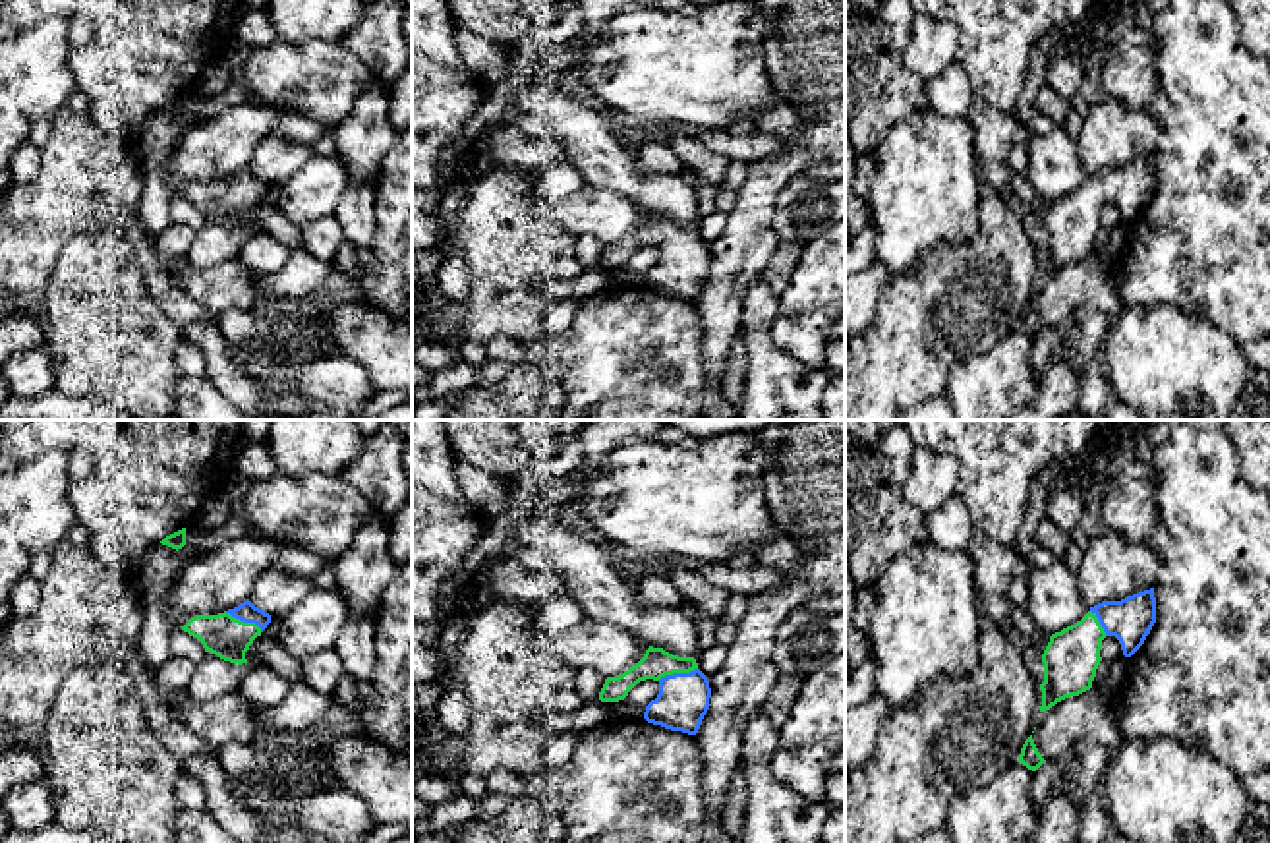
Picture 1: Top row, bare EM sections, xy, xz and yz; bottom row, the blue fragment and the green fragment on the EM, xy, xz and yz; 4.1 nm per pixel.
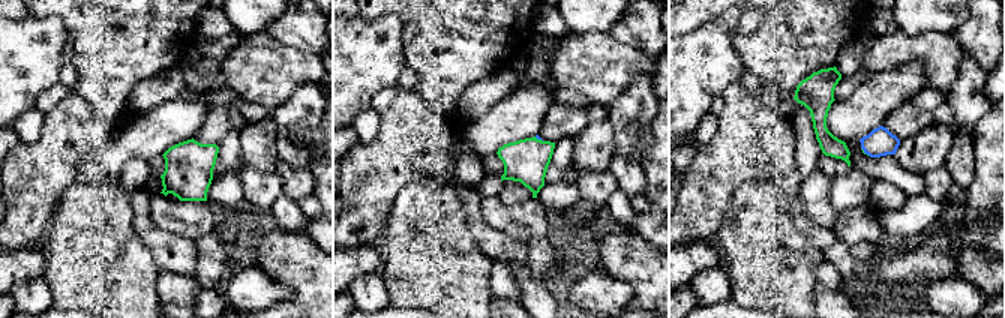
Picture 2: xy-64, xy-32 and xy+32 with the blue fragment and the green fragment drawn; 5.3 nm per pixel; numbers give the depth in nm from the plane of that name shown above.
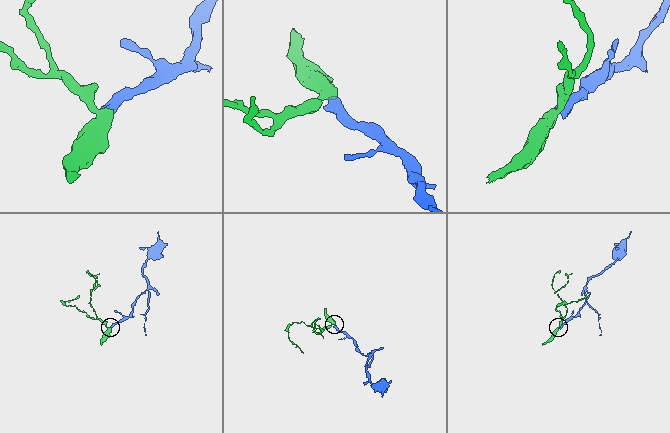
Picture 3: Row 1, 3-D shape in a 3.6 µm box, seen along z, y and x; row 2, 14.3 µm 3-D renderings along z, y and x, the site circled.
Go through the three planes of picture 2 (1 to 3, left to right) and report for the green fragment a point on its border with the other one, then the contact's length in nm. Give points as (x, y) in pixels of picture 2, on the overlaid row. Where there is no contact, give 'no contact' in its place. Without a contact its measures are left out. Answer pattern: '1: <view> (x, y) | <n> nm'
1: no contact
2: xy-32 (539, 138) | 50 nm
3: xy+32 (864, 152) | 60 nm

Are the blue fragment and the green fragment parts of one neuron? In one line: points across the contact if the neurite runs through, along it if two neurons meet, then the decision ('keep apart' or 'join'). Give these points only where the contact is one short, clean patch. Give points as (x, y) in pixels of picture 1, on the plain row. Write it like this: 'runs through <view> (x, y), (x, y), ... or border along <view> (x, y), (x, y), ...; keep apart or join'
runs through xz (683, 267), (683, 252), (677, 240), (656, 229); join

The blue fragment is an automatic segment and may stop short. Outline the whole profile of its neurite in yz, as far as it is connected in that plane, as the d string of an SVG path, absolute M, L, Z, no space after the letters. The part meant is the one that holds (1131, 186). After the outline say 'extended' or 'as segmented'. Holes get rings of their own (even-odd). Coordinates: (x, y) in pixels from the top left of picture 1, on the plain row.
M1150 155L1121 168L1102 168L1075 191L1052 201L1042 220L1040 278L1092 255L1106 203L1115 203L1123 222L1131 224L1144 211L1154 189L1156 164Z; extended

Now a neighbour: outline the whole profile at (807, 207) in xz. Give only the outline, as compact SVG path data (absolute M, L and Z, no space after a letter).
M796 176L777 195L773 232L779 240L808 244L835 222L845 220L845 178Z

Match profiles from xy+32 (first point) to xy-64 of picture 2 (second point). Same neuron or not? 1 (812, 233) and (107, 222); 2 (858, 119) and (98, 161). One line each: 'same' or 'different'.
1: different
2: same

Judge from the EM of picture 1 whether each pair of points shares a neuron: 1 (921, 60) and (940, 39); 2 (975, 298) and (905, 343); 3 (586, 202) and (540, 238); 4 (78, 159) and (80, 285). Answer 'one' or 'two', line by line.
1: one
2: one
3: two
4: two

